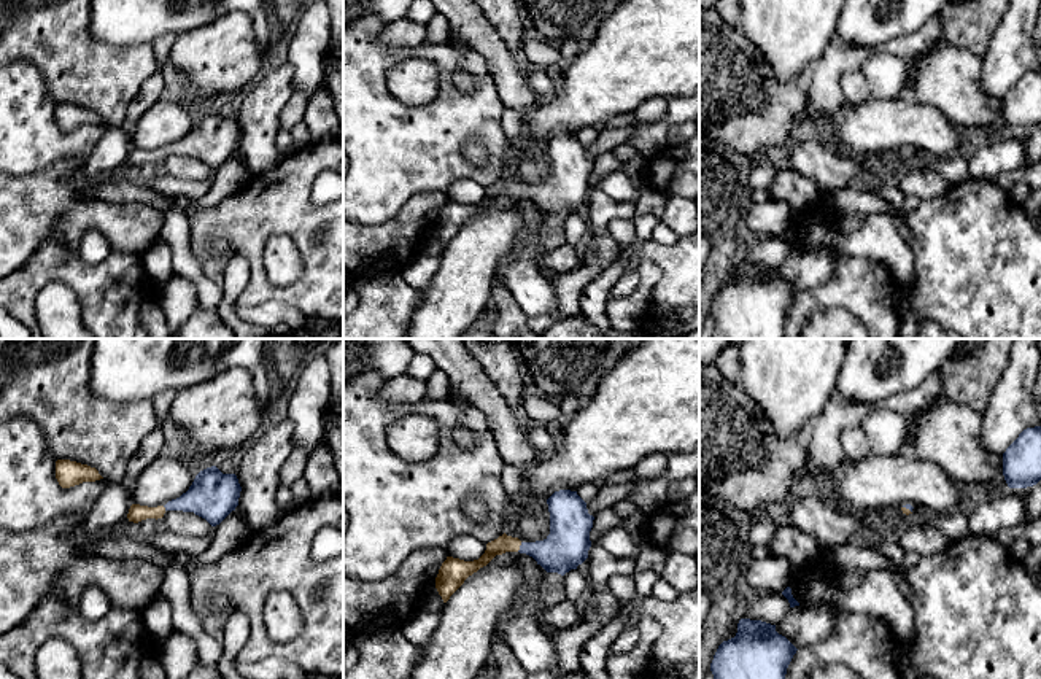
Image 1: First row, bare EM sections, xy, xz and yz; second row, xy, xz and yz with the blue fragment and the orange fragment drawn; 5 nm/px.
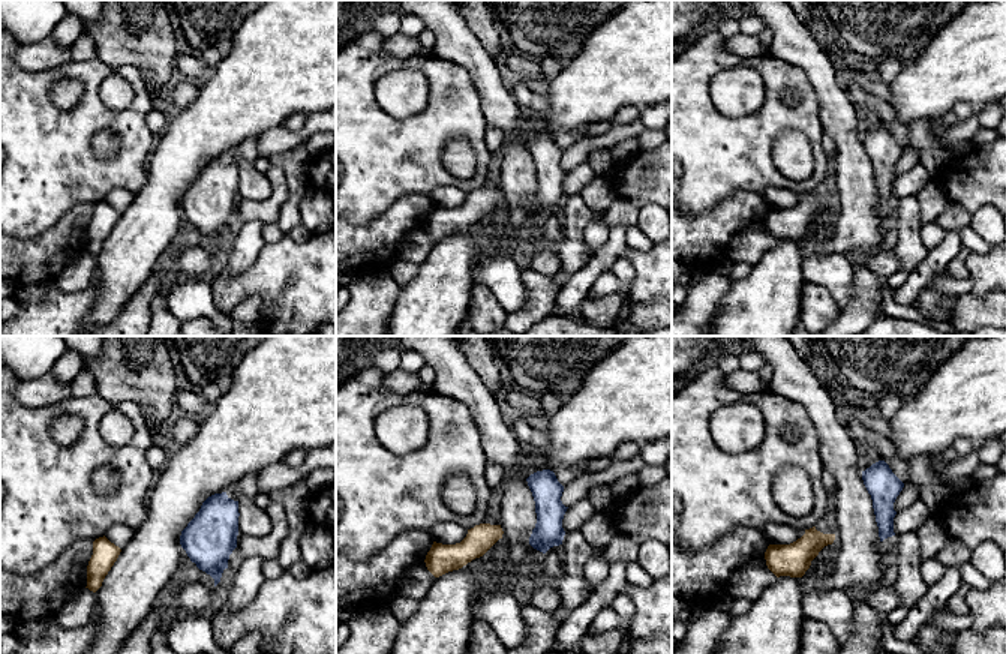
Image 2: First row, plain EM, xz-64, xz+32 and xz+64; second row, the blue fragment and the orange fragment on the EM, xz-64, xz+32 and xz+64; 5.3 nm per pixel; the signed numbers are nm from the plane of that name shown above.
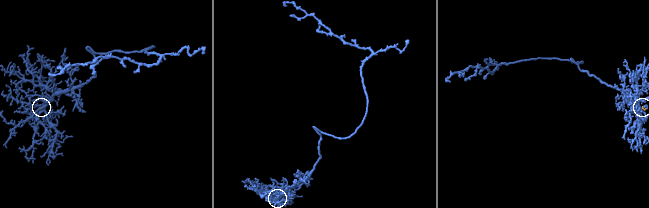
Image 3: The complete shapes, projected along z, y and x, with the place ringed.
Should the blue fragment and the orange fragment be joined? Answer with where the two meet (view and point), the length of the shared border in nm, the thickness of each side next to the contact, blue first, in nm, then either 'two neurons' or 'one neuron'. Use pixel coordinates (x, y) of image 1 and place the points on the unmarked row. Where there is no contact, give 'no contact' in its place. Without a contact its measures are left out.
meets blue in xz at (520, 191); contact 50 nm long; 220 nm thick on the blue side, 90 nm on the other; one neuron

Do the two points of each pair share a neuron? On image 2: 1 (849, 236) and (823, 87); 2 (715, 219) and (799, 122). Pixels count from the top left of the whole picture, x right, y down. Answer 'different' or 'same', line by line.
1: same
2: different

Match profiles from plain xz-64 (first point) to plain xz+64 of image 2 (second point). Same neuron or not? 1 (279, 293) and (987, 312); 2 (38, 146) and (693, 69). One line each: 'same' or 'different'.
1: different
2: same

